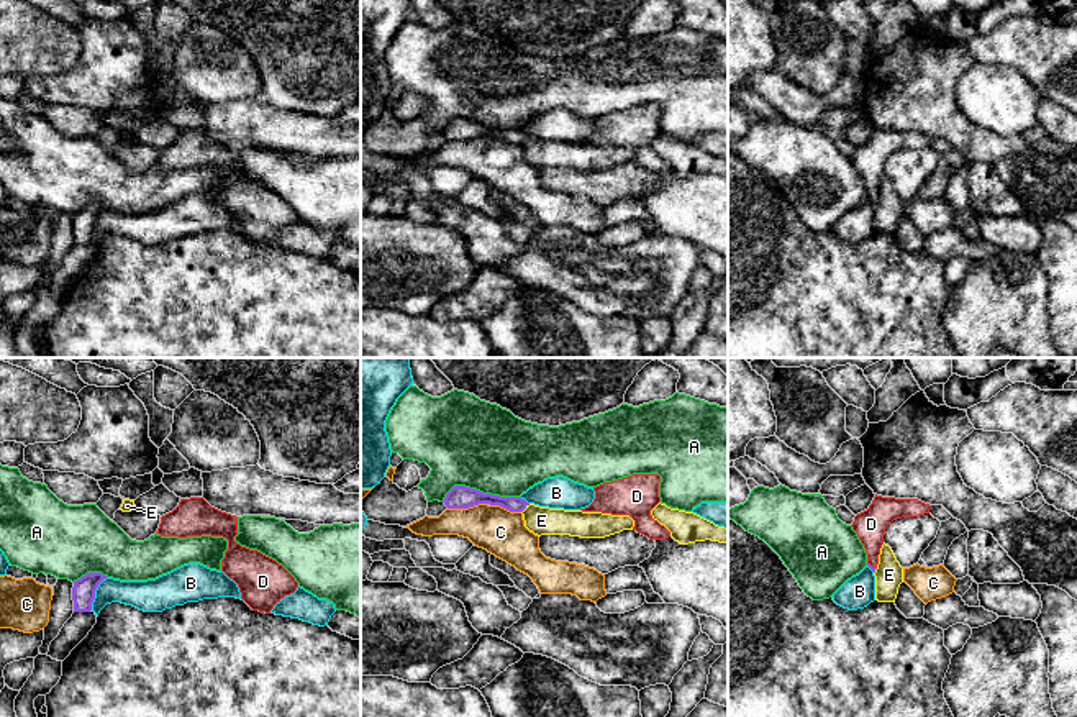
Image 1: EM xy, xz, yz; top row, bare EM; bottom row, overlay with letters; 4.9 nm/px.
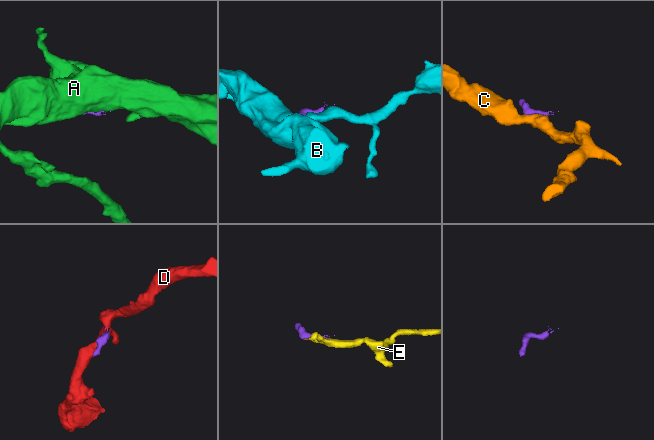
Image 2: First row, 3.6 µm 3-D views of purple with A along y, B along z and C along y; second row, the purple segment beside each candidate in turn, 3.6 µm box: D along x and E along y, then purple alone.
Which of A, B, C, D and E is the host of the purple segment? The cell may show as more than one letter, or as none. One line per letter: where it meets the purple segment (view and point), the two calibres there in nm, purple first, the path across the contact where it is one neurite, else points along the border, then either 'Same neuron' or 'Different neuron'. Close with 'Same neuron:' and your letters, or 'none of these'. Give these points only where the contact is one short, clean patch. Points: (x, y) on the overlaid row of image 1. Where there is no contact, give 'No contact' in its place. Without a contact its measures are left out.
A: Touches purple at xz (479, 491). Thickness 110 nm (purple) against 440 nm. Different neuron
B: Touches purple at xy (94, 593). Thickness 110 nm (purple) against 140 nm. Different neuron
C: Touches purple at xz (466, 507). Thickness 110 nm (purple) against 220 nm. Boundary: xz (486, 502), (448, 509). Different neuron
D: Touches purple at yz (871, 566). Thickness 20 nm (purple) against 150 nm. Path across: yz (867, 565), (871, 566), (871, 524). Same neuron
E: Touches purple at xz (525, 507). Thickness 80 nm (purple) against 140 nm. Boundary: xz (527, 504), (522, 512). Different neuron
Same neuron: D

